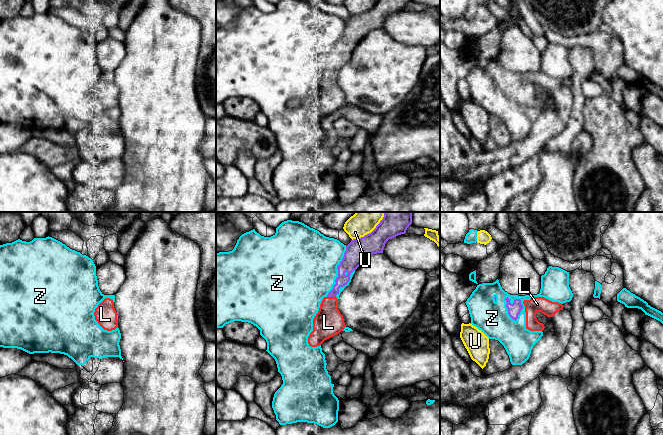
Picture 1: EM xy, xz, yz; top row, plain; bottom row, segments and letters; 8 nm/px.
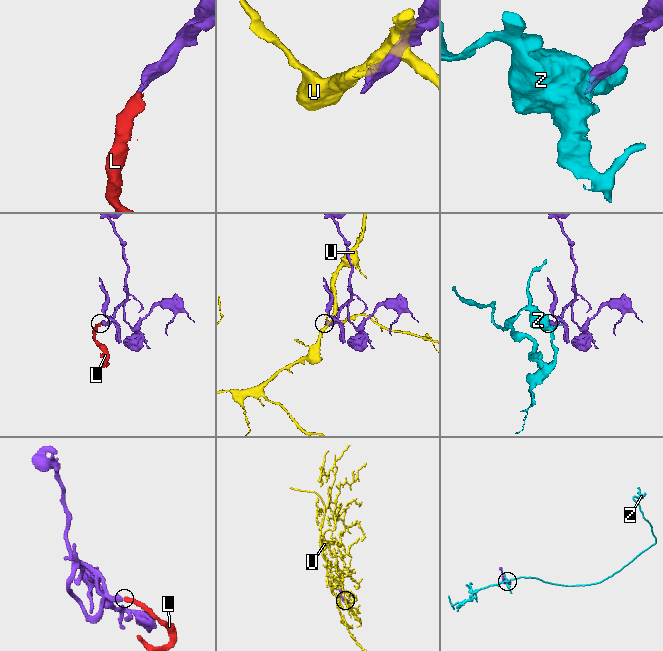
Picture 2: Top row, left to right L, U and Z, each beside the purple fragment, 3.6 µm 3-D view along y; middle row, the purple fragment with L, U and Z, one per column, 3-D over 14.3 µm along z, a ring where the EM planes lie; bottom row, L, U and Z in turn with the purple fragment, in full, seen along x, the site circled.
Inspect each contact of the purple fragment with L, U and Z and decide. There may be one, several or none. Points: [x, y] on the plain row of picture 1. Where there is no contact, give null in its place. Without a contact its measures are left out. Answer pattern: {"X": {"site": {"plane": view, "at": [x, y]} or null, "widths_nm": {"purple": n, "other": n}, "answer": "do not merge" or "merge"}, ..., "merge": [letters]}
{"L": {"site": {"plane": "xz", "at": [331, 72]}, "widths_nm": {"purple": 90, "other": 240}, "answer": "merge"}, "U": {"site": {"plane": "xz", "at": [365, 11]}, "widths_nm": {"purple": 190, "other": 130}, "answer": "do not merge"}, "Z": {"site": {"plane": "yz", "at": [507, 84]}, "widths_nm": {"purple": 100, "other": 260}, "answer": "do not merge"}, "merge": ["L"]}

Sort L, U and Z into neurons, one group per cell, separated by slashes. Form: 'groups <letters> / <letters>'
groups L / U / Z

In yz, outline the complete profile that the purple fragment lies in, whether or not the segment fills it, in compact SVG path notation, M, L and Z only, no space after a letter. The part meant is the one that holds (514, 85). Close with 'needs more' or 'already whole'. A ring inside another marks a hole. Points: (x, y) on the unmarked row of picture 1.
M508 73L505 74L505 76L507 78L506 83L508 85L509 92L516 97L521 86L524 84L521 80L521 76L515 75L513 80L510 79L510 75Z; already whole

